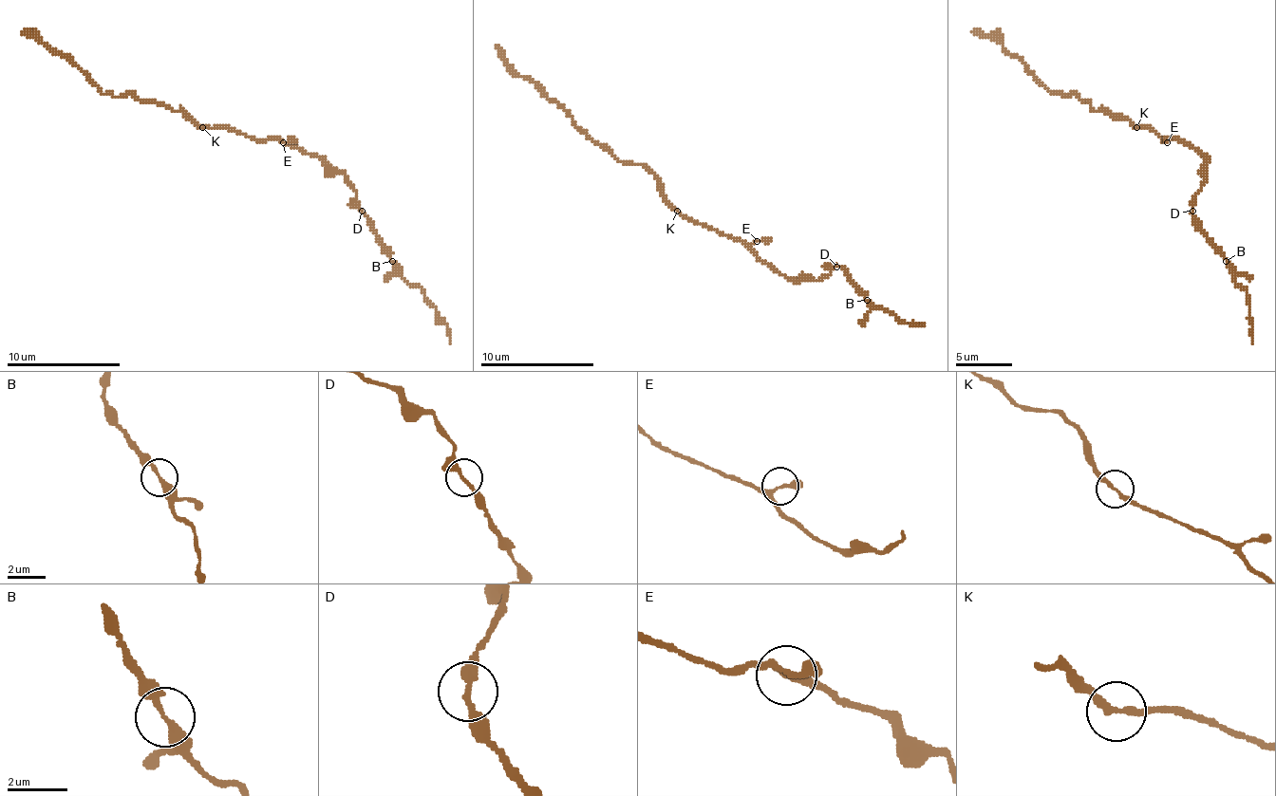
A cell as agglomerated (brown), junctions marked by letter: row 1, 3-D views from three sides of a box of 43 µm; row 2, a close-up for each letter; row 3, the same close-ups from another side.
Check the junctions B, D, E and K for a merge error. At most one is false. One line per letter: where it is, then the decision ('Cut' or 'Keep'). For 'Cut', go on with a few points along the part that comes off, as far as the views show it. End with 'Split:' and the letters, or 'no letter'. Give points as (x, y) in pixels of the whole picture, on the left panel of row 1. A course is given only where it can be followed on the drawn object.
B: Place: (392, 261). Keep
D: Place: (362, 211). Keep
E: Place: (283, 142). Keep
K: Place: (202, 127). Keep
Split: no letter

